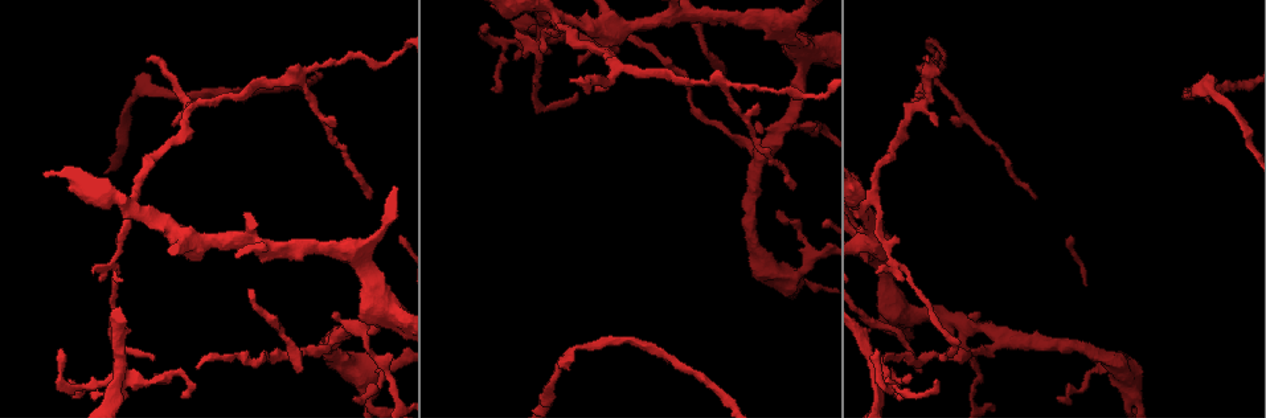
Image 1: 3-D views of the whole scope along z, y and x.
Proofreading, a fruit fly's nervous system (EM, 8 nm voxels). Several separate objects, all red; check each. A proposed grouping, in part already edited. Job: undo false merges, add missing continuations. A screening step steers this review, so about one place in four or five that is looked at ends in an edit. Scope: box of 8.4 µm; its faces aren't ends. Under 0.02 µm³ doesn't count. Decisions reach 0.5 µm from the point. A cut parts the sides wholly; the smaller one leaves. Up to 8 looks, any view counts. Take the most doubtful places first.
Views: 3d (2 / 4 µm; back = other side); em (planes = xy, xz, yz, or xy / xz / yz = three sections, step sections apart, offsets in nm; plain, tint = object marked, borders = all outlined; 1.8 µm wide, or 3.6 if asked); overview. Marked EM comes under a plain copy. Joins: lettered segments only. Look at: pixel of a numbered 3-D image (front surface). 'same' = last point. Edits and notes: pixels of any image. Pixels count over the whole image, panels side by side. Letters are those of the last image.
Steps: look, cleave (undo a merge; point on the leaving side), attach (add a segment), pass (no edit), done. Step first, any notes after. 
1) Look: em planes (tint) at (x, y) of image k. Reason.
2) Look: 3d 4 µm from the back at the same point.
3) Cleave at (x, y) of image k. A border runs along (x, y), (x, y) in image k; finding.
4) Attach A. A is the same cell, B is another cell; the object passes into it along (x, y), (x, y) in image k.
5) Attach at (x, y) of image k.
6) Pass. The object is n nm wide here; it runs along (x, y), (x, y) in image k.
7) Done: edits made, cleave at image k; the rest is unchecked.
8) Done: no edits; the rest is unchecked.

Look: 3d 4 µm at (539, 29) of image 1. Abrupt turn.

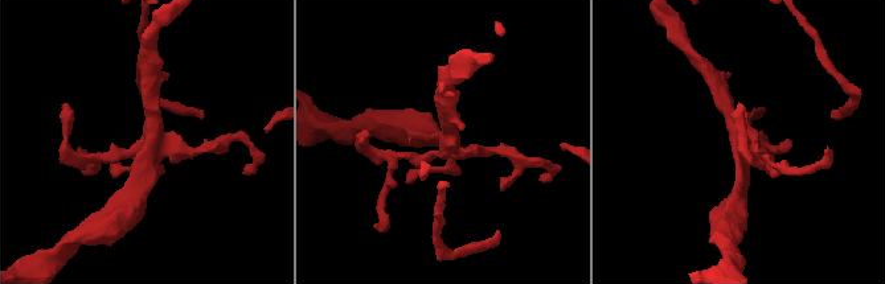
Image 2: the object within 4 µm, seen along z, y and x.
Look: em planes (borders) at (148, 154) of image 2.

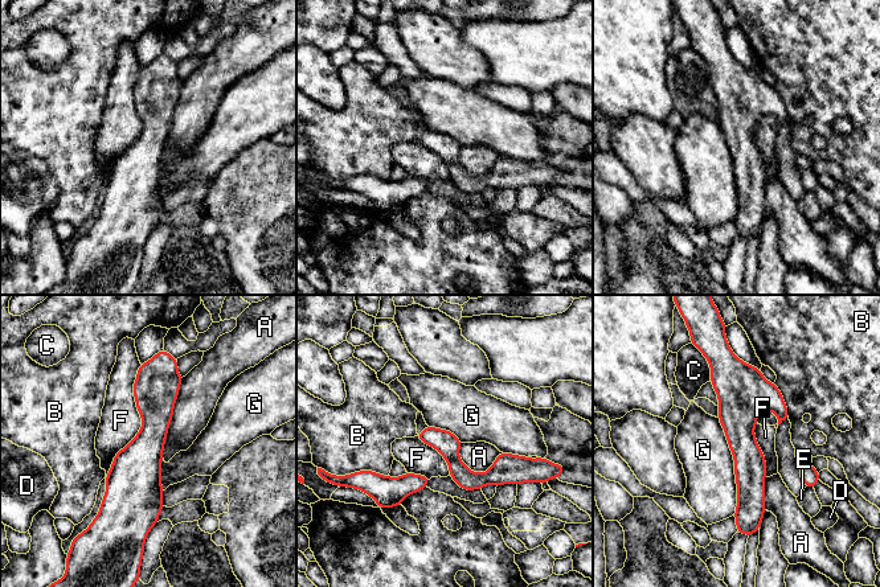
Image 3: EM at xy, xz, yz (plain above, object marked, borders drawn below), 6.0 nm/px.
Pass. The longest contact is with F, 700 nm; A, B, C, D, E, F and G are other cells; a border runs along (140, 364), (142, 427), (106, 476) in image 3; continuous, no second neuron.

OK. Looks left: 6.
Look: em yz step 4 (tint) at (782, 123) of image 1. Abrupt turn.

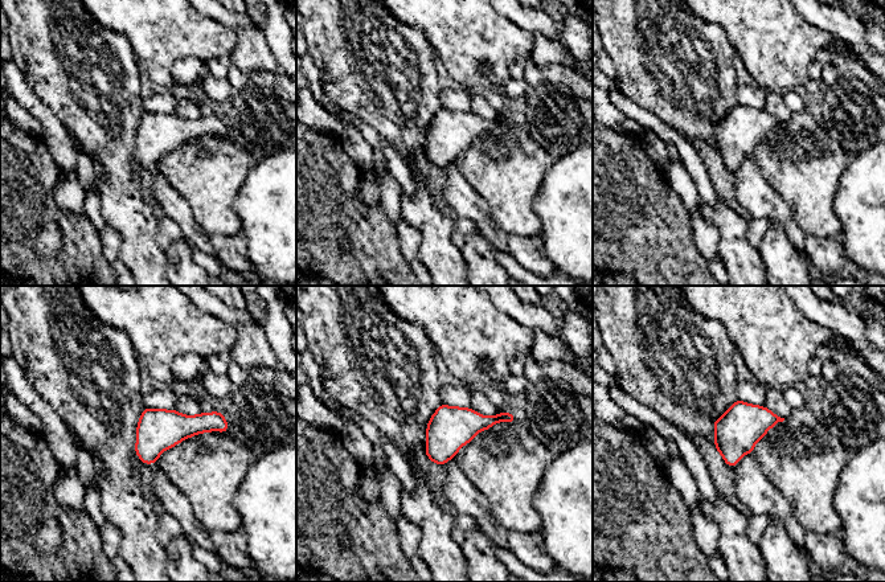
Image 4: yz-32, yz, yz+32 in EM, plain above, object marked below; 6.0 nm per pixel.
Look: em planes (tint) at the same point. Cut it another way.

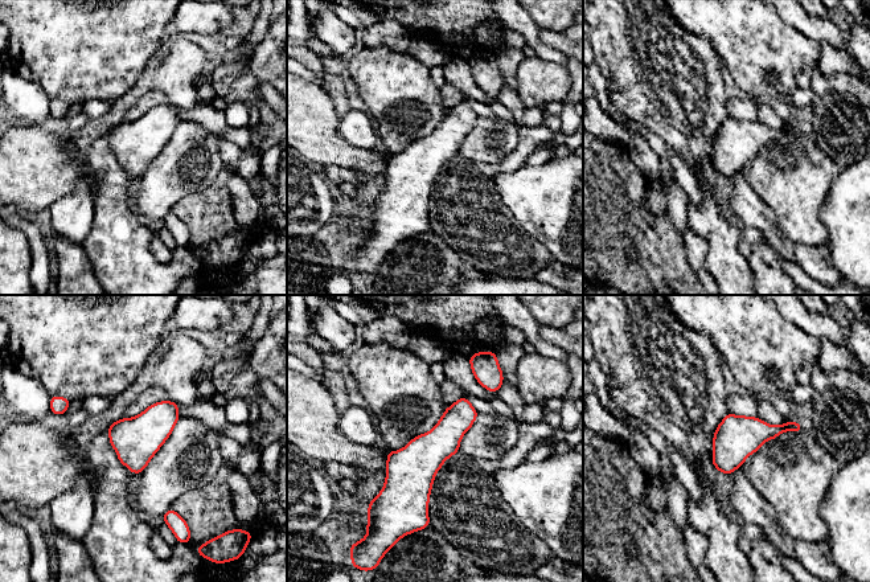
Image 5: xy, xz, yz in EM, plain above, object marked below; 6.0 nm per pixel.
Look: em planes (borders) at the same point. What lies round it.

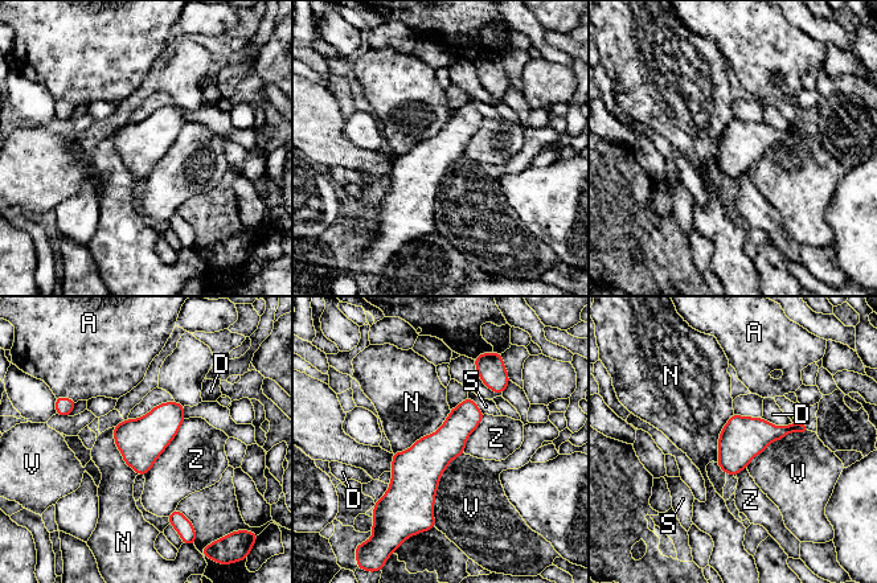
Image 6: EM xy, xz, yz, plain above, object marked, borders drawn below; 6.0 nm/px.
Pass. A, D, N, S, V and Z are other cells; all the same neuron.

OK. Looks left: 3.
Look: em 3.6 µm planes (borders) at (152, 213) of image 1. Abrupt turn.

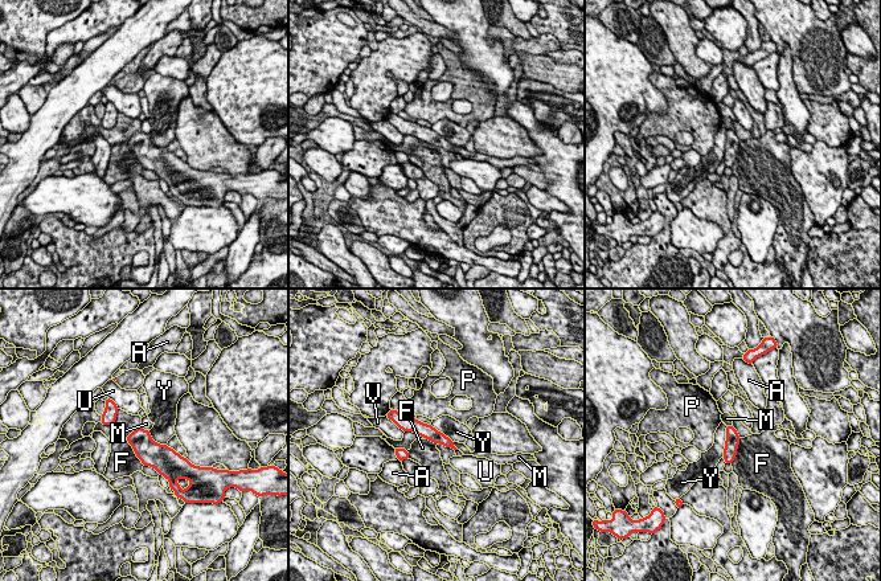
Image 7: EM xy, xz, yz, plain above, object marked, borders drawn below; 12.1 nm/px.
Pass. The object is 170 nm wide here; A, F, M, P, U, V and Y are other cells; it runs along (402, 422), (412, 424), (450, 444) in image 7; all the same neuron.

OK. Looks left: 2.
Done: no edits; the rest is unchecked.

